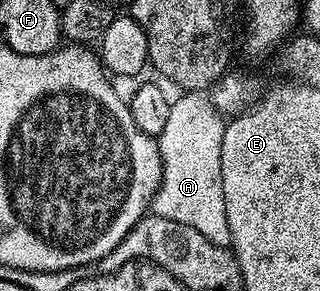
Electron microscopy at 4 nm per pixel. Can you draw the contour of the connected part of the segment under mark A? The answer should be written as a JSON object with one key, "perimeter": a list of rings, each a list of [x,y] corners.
{"perimeter":[[[185,91],[170,106],[170,119],[158,138],[162,158],[162,178],[158,190],[150,198],[153,216],[182,222],[190,230],[198,230],[214,246],[231,245],[230,222],[226,222],[226,198],[222,194],[222,134],[225,117],[214,106],[211,95]]]}

